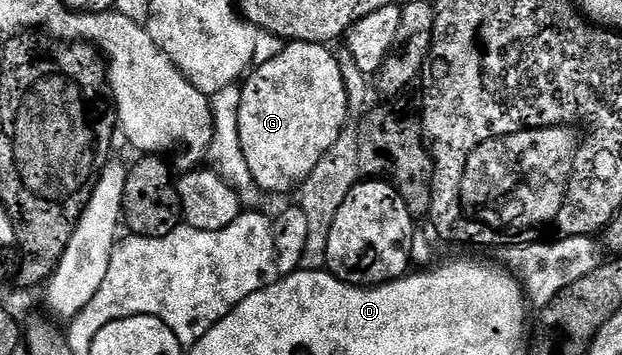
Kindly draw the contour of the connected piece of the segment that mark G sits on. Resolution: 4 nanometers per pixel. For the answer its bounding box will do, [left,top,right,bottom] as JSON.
[238,41,351,195]

